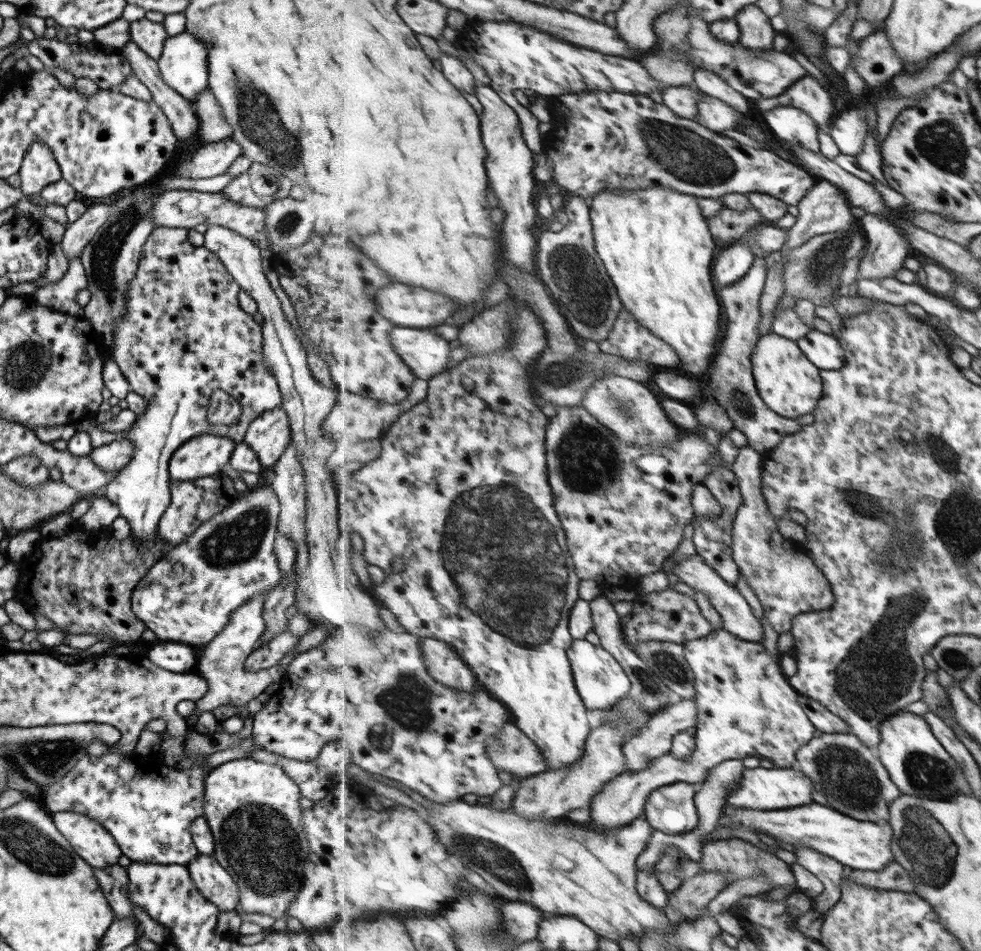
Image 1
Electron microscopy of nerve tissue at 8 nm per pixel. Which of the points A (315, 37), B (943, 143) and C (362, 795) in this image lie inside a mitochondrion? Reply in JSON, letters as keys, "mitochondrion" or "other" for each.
{"A":"other","B":"mitochondrion","C":"other"}

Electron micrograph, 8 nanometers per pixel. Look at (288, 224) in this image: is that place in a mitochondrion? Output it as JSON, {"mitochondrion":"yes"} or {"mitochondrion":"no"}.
{"mitochondrion":"yes"}

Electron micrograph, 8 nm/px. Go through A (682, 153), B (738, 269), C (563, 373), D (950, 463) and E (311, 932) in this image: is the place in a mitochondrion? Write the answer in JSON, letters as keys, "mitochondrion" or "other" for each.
{"A":"mitochondrion","B":"other","C":"mitochondrion","D":"other","E":"other"}

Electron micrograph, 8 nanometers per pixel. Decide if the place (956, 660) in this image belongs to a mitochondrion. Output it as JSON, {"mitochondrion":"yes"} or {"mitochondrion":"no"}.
{"mitochondrion":"yes"}

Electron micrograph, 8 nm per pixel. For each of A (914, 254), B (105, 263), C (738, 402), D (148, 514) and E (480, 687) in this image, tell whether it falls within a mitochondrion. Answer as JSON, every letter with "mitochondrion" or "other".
{"A":"other","B":"mitochondrion","C":"mitochondrion","D":"other","E":"other"}

